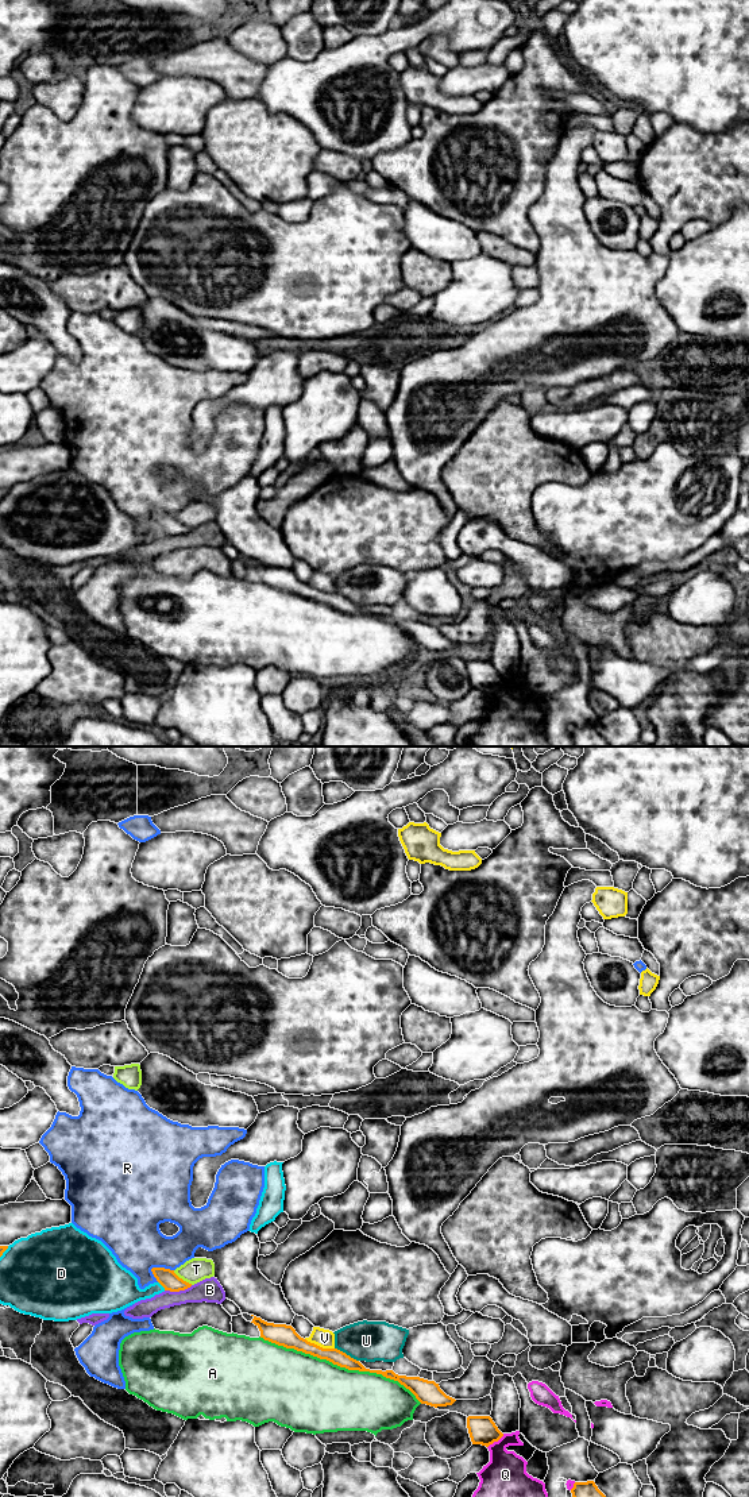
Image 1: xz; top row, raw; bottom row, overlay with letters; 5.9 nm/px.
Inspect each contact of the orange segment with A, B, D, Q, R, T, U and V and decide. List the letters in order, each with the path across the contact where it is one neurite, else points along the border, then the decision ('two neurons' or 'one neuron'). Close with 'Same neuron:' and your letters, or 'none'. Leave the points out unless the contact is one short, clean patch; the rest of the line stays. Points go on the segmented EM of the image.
A: two neurons
B: along xz (192, 1285), (178, 1291), (165, 1291) | two neurons
D: two neurons
Q: two neurons
R: two neurons
T: two neurons
U: along xz (335, 1347), (358, 1361) | two neurons
V: along xz (305, 1338), (323, 1347), (334, 1349) | two neurons
Same neuron: none

